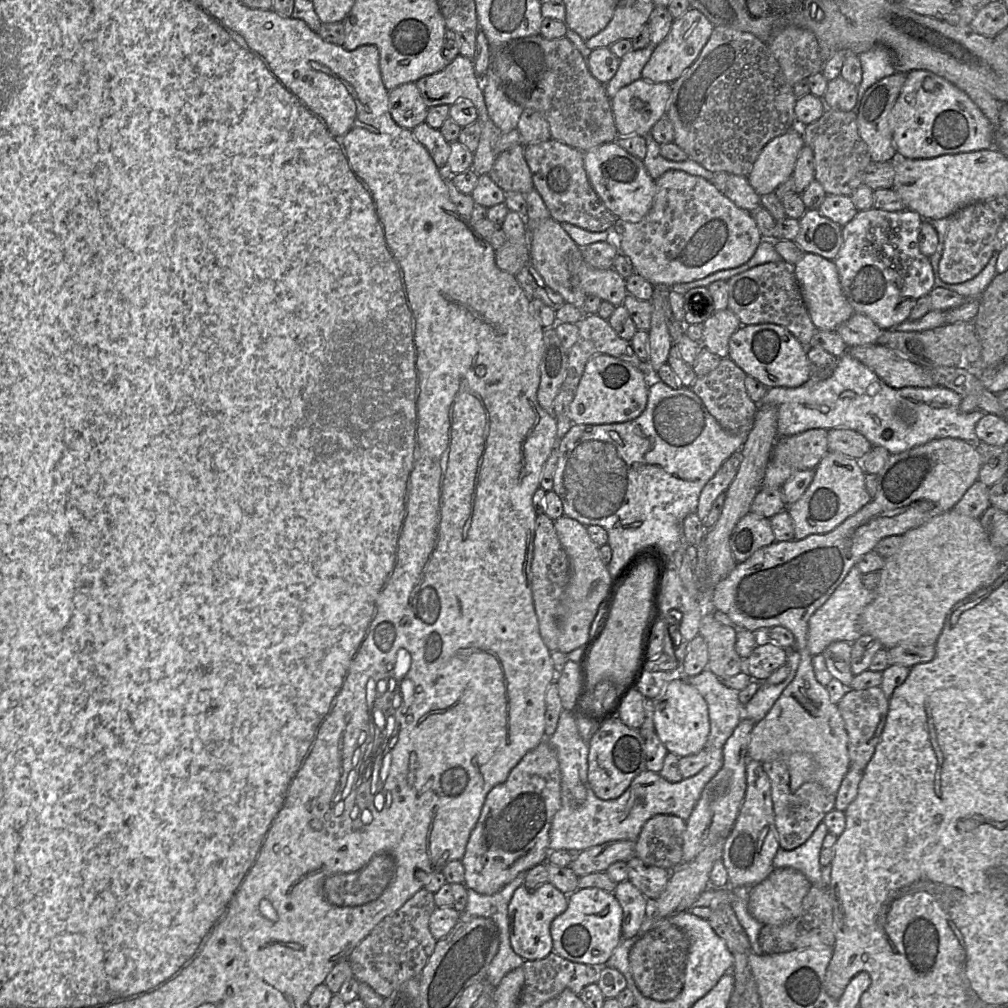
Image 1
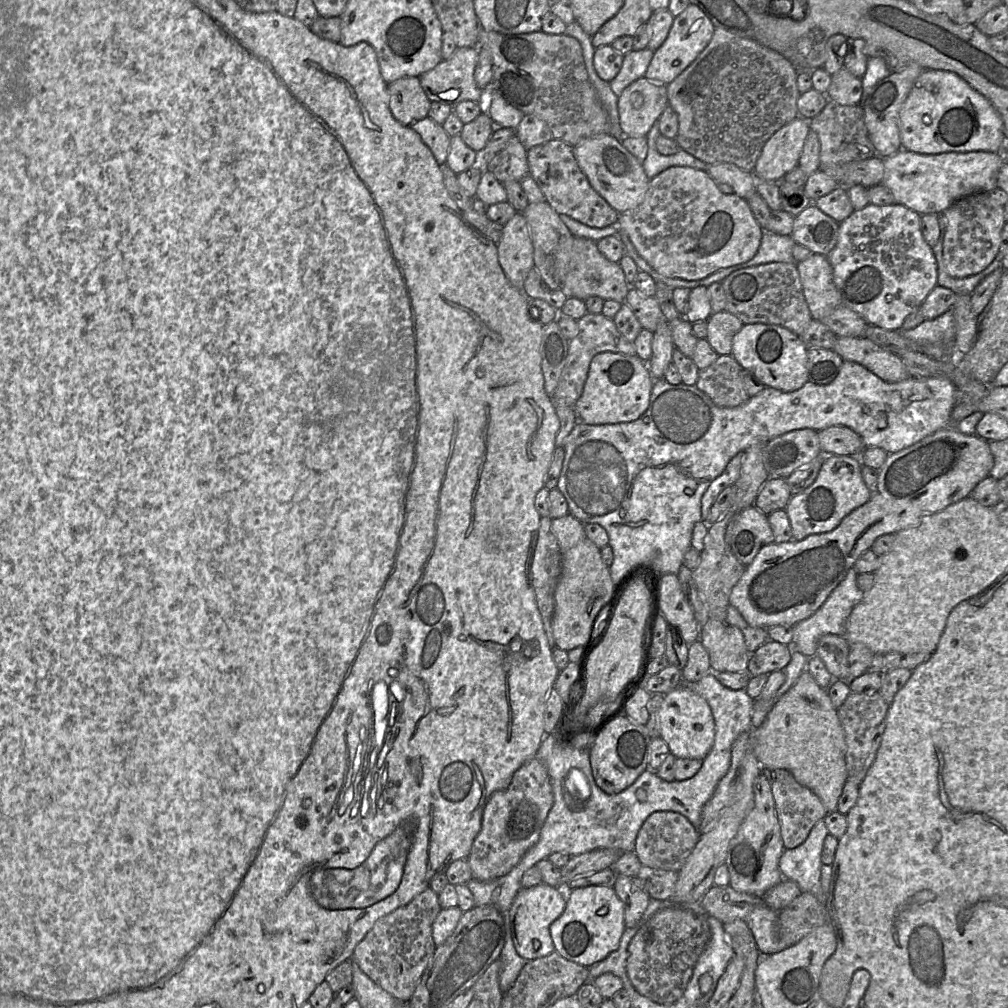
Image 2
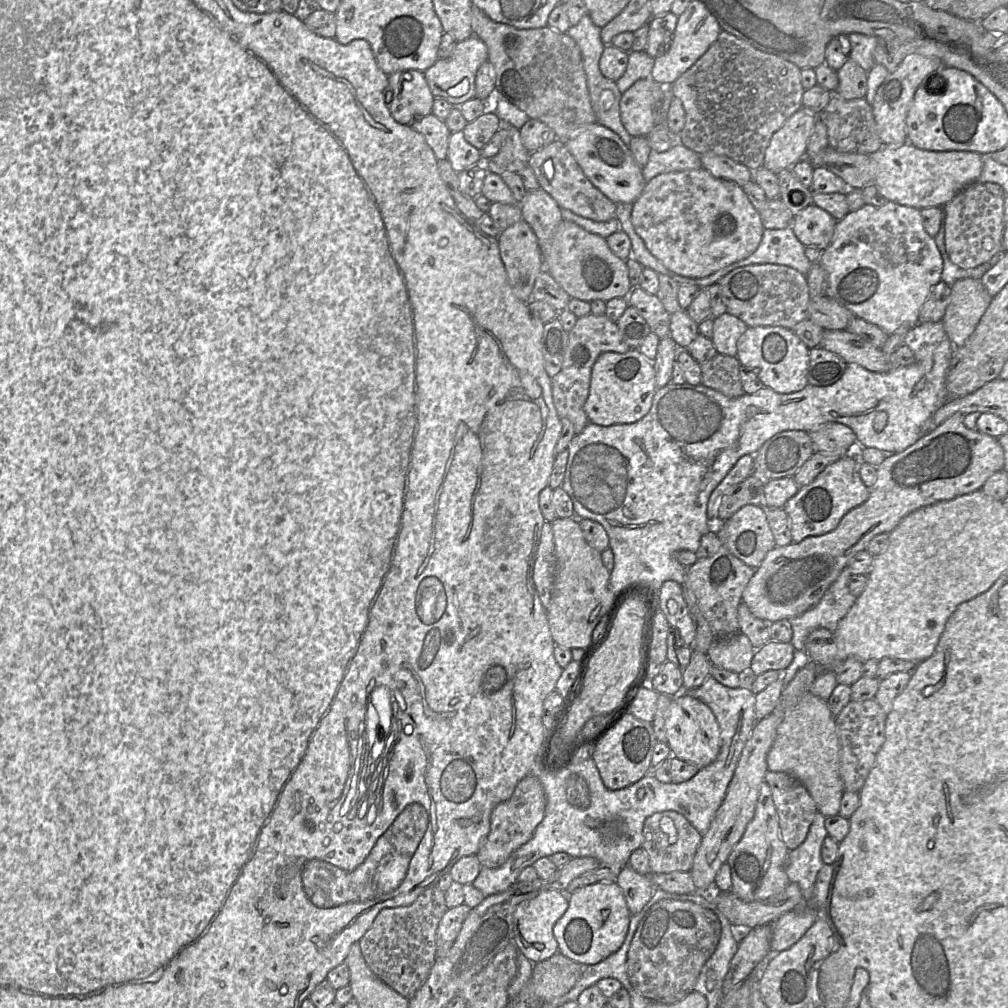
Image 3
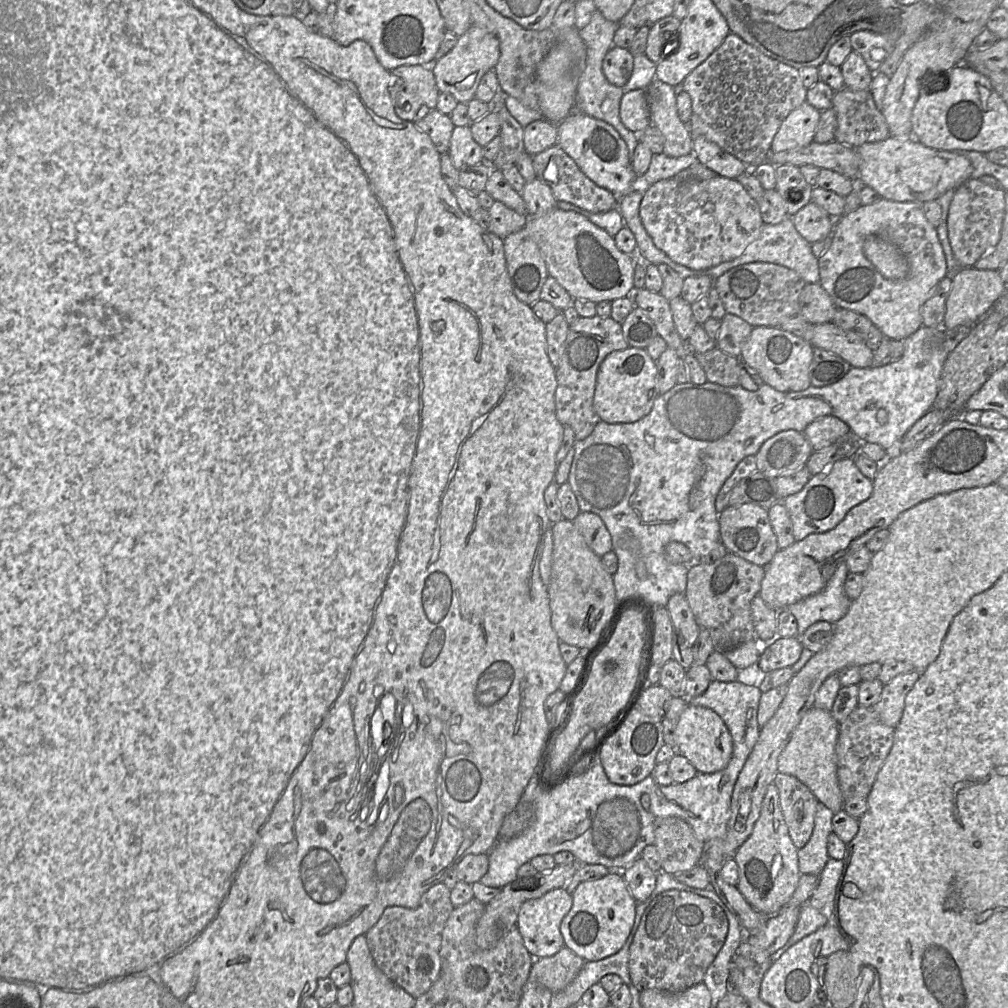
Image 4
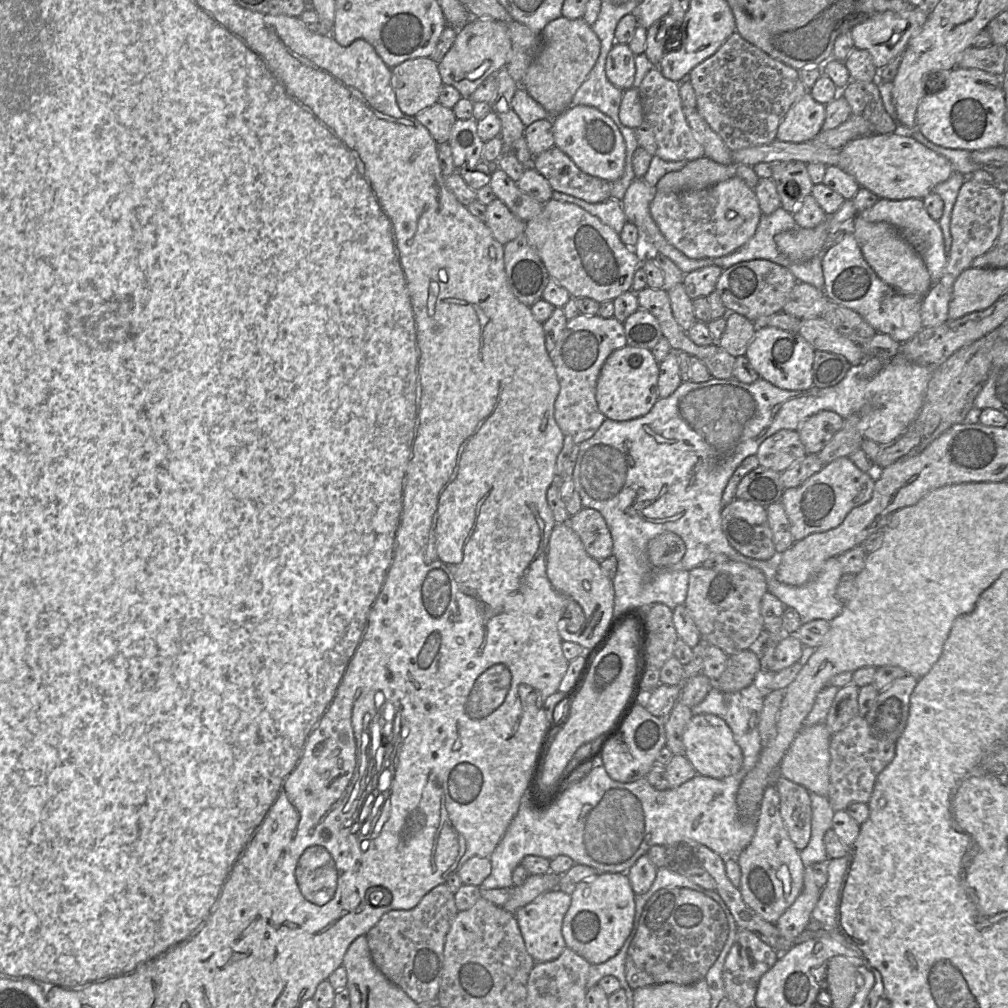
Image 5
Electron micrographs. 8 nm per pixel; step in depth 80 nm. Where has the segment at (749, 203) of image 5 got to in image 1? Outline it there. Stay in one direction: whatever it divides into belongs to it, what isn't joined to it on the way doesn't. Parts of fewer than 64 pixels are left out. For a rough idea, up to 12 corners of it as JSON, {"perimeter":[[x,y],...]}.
{"perimeter":[[680,170],[641,221],[612,231],[654,287],[741,266],[763,240],[751,213]]}

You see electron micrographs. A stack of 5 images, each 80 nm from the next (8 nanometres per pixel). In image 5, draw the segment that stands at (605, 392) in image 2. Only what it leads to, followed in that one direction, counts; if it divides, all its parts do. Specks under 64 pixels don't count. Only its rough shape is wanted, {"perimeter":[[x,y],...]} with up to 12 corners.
{"perimeter":[[626,345],[603,364],[601,413],[646,415],[660,398],[651,350]]}

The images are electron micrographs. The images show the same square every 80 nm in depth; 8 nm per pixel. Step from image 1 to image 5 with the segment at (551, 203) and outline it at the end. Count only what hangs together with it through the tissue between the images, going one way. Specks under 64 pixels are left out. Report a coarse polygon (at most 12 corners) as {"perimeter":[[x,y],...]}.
{"perimeter":[[556,146],[532,167],[553,191],[592,204],[611,182],[584,173]]}

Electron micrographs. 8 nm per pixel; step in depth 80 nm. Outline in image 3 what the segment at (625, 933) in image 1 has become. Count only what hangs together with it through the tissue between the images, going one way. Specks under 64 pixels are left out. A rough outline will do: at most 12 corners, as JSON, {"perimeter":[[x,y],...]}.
{"perimeter":[[629,865],[617,869],[631,915],[651,899],[655,885]]}

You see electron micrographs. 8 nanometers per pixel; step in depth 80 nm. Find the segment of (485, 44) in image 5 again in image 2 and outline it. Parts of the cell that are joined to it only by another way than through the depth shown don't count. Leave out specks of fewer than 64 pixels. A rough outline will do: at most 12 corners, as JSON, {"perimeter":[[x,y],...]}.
{"perimeter":[[478,47],[457,48],[419,76],[431,102],[479,102]]}

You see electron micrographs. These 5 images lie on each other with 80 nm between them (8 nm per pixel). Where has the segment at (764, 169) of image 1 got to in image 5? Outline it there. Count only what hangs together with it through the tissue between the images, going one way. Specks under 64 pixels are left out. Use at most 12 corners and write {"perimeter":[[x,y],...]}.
{"perimeter":[[809,90],[788,110],[776,140],[803,143],[822,130],[825,105]]}

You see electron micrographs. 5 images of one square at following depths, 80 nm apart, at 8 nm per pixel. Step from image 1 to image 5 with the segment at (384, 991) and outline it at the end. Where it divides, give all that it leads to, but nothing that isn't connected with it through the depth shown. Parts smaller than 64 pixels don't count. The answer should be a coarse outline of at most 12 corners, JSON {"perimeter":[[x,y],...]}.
{"perimeter":[[440,884],[366,934],[380,971],[417,1004],[437,1002],[458,913]]}

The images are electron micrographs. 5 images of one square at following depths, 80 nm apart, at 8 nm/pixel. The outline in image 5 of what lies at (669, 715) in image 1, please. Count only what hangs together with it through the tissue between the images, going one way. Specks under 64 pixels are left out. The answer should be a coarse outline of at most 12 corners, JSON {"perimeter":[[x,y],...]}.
{"perimeter":[[693,715],[685,756],[698,775],[736,774],[743,753],[726,722]]}

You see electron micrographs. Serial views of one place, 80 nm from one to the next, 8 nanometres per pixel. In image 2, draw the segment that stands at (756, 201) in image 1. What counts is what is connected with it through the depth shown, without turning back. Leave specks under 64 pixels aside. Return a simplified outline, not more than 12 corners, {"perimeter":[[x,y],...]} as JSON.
{"perimeter":[[731,163],[708,165],[707,173],[725,194],[747,200],[756,192],[753,171]]}

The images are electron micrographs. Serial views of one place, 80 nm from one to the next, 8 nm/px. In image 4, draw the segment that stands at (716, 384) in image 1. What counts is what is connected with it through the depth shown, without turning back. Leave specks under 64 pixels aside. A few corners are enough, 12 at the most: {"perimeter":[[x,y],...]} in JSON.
{"perimeter":[[717,347],[694,355],[708,382],[739,385],[739,357]]}

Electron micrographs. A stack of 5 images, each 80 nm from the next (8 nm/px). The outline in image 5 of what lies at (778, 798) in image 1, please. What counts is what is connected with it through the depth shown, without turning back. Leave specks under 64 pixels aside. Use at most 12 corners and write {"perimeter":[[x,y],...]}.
{"perimeter":[[774,778],[784,826],[797,850],[811,836],[810,792]]}

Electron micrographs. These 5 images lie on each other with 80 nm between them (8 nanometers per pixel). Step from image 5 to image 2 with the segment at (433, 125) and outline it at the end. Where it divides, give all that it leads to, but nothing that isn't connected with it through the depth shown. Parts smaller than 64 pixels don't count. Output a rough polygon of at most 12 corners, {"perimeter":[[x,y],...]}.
{"perimeter":[[427,117],[411,128],[444,166],[451,137],[442,125]]}

